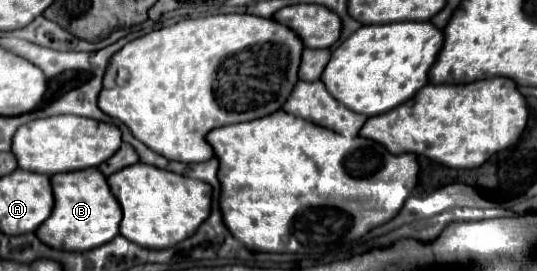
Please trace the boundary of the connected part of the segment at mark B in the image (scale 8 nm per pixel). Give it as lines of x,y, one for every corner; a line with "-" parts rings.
98,167
56,173
52,177
52,187
56,203
52,215
36,229
40,241
68,251
88,251
112,241
120,233
122,209
118,207
118,199
114,199
106,177
98,171

